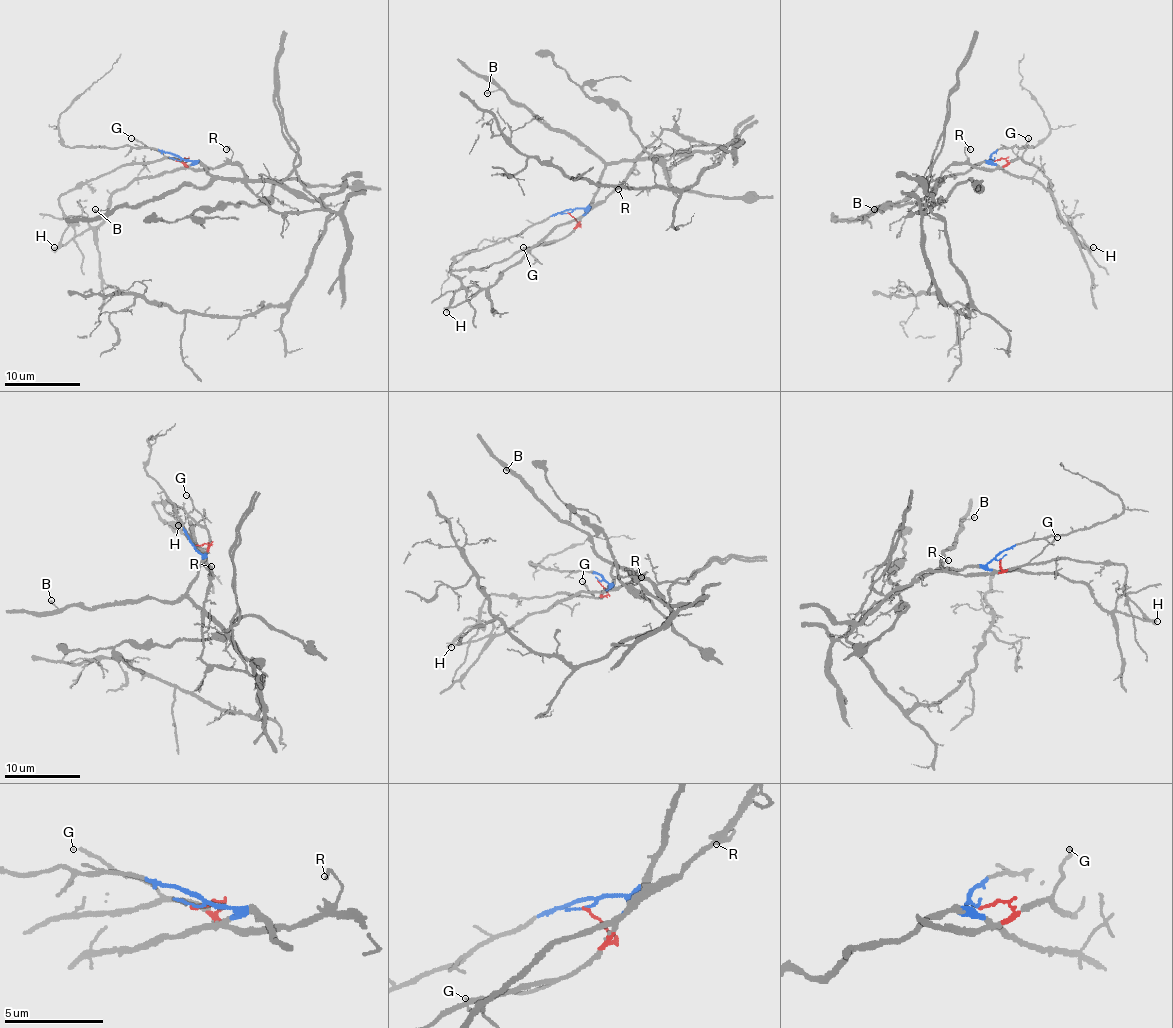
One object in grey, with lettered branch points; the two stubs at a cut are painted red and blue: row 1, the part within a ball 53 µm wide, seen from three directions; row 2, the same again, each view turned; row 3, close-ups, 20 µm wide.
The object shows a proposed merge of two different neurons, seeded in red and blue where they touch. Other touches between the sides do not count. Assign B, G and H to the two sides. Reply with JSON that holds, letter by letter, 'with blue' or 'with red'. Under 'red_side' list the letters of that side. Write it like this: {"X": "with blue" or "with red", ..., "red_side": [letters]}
{"B": "with blue", "G": "with red", "H": "with red", "red_side": ["G", "H"]}

